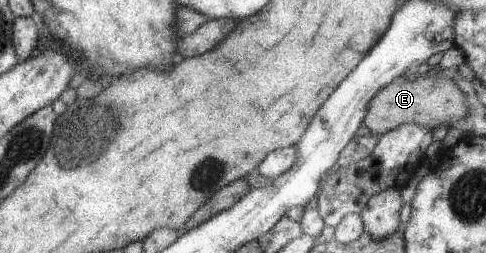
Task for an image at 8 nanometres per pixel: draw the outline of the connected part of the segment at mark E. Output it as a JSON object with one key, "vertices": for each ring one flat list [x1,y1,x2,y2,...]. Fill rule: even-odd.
{"vertices":[[404,74,387,82,367,104,367,112,361,124,365,126,371,135,382,135,399,124,417,124,427,130,433,130,437,126,461,127,462,119,469,116,467,110,467,96,450,78,439,75,421,78]]}

